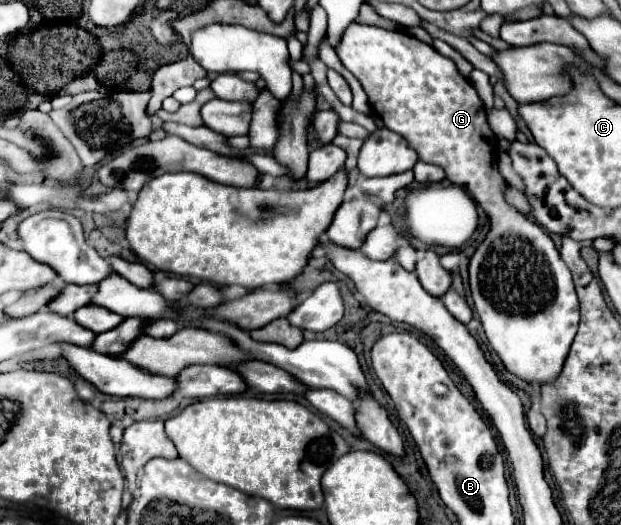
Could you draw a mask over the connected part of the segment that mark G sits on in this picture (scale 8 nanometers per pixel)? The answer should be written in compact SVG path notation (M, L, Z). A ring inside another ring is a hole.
M352 22L346 28L336 52L342 64L360 80L372 110L384 120L386 128L406 138L422 162L444 168L446 178L452 184L462 186L488 214L490 232L470 260L472 300L484 326L488 344L500 356L506 370L520 380L536 384L554 382L562 372L562 364L578 330L578 296L572 284L572 274L562 262L552 238L534 220L520 214L504 200L506 180L500 176L496 164L496 136L486 122L484 104L476 88L458 72L450 58L400 30L384 30L378 26L362 26Z

